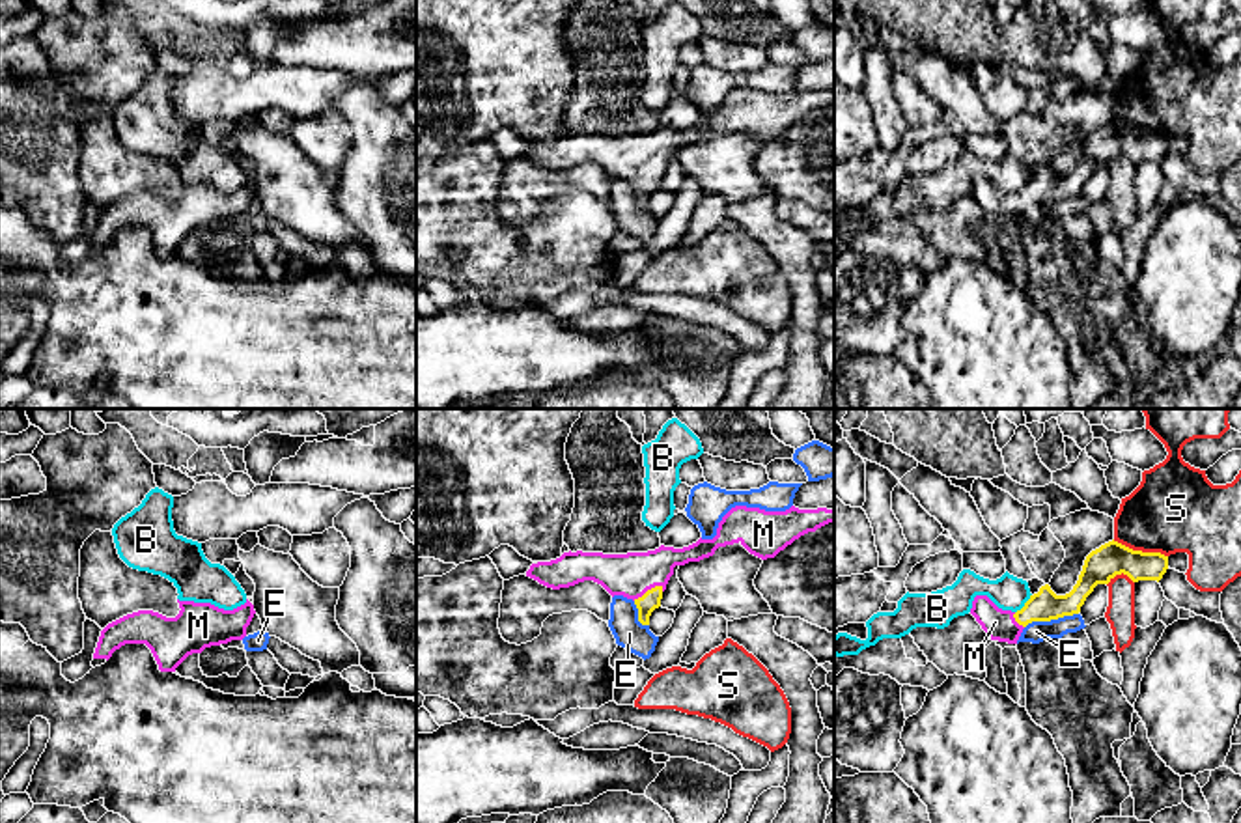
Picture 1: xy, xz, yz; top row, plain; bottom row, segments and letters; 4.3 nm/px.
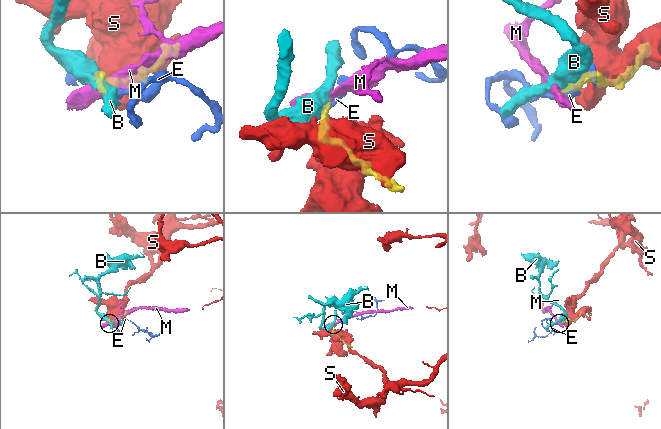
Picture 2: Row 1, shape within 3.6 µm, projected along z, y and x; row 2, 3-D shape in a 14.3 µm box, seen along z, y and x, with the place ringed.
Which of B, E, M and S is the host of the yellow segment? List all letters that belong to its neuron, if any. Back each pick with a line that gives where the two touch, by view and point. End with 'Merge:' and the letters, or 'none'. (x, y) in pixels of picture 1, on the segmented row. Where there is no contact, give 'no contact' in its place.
M: xz (648, 590)
Merge: M

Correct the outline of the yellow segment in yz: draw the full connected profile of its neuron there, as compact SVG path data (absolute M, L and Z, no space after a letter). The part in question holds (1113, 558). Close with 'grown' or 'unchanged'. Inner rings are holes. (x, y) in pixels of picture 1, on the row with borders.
M1112 539L1086 556L1079 580L1069 593L1056 595L1051 586L1045 584L1038 593L1030 595L1017 612L998 608L987 595L976 595L970 614L991 640L1017 644L1023 629L1032 621L1051 621L1079 614L1097 584L1109 584L1122 573L1133 582L1159 582L1166 569L1168 556L1133 551Z | grown

